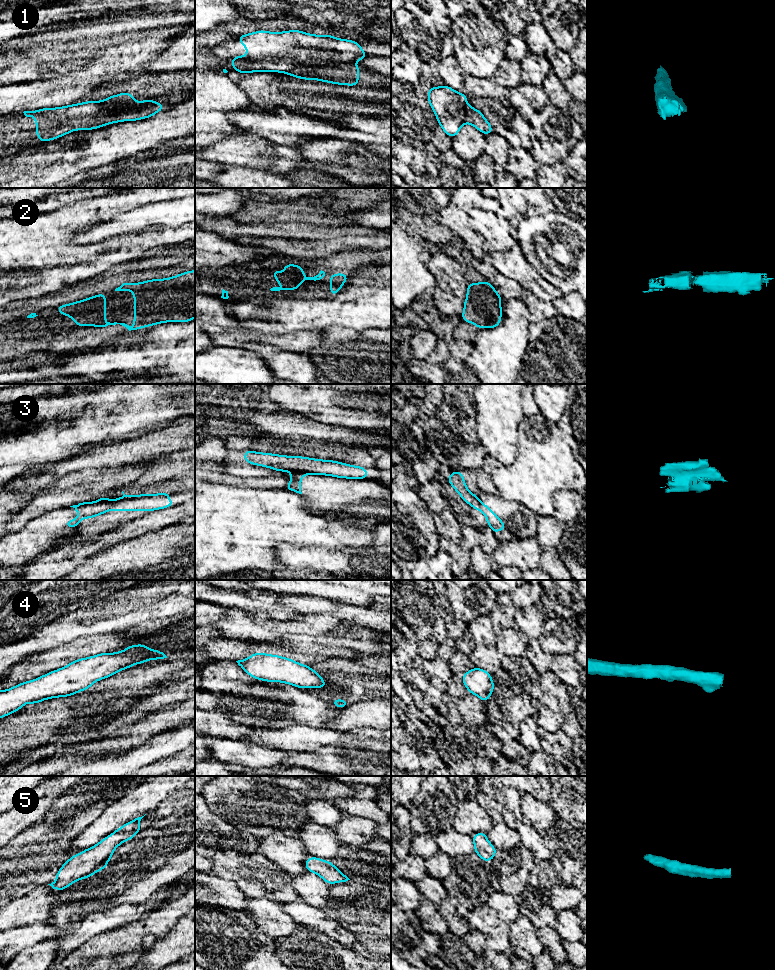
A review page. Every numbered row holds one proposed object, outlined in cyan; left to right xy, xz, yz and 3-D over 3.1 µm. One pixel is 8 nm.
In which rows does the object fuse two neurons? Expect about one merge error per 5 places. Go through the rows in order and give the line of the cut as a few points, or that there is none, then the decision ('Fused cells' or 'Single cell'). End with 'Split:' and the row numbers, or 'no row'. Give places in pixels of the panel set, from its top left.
1: No split. Single cell
2: No split. Single cell
3: Split along xz (292, 472), (310, 473). Fused cells
4: No split. Single cell
5: No split. Single cell
Split: 3

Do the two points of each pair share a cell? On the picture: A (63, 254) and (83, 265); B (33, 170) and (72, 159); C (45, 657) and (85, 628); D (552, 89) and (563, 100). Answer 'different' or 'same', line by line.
A: same
B: same
C: different
D: same

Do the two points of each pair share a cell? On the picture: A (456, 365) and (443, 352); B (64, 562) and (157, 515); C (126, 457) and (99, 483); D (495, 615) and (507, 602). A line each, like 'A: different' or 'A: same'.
A: different
B: same
C: different
D: same

